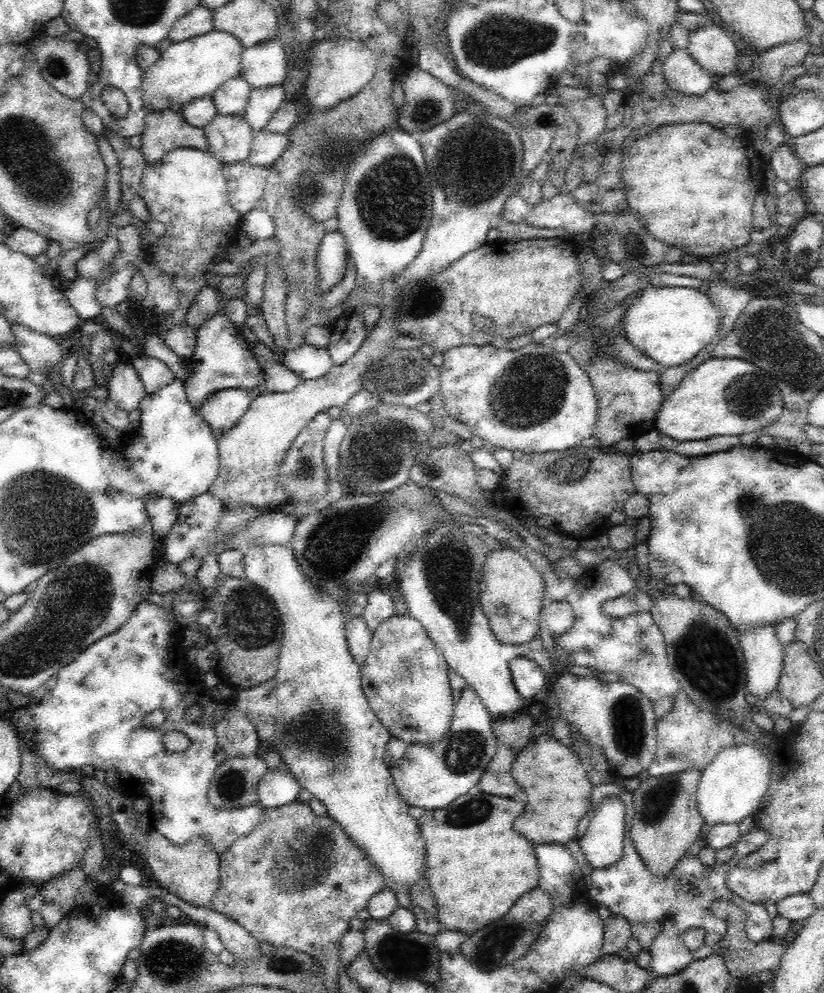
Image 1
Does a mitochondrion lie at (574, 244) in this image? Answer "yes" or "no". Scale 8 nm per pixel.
no

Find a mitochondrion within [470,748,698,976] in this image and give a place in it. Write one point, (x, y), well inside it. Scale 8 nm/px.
(658, 798)

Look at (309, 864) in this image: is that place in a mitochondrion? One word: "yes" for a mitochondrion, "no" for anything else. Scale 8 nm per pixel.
yes

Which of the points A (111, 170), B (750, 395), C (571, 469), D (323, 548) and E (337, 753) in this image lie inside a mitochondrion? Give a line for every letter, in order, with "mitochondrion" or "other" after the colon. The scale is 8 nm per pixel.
A: other
B: mitochondrion
C: mitochondrion
D: mitochondrion
E: mitochondrion

